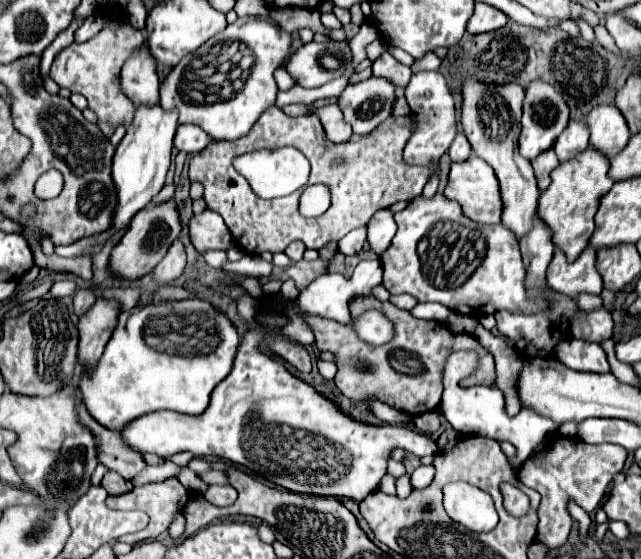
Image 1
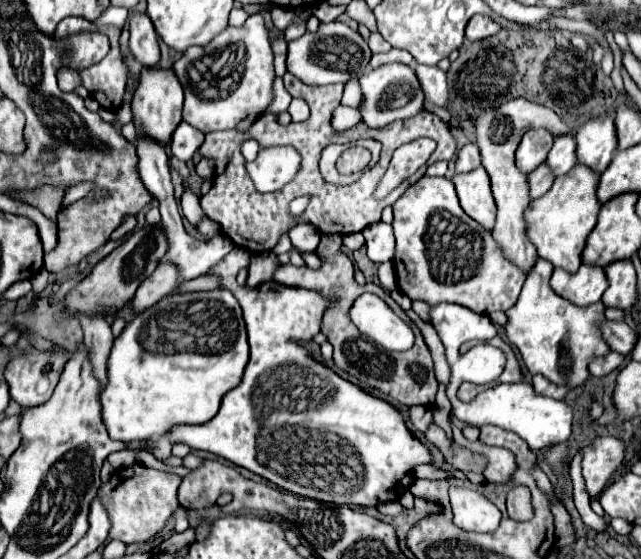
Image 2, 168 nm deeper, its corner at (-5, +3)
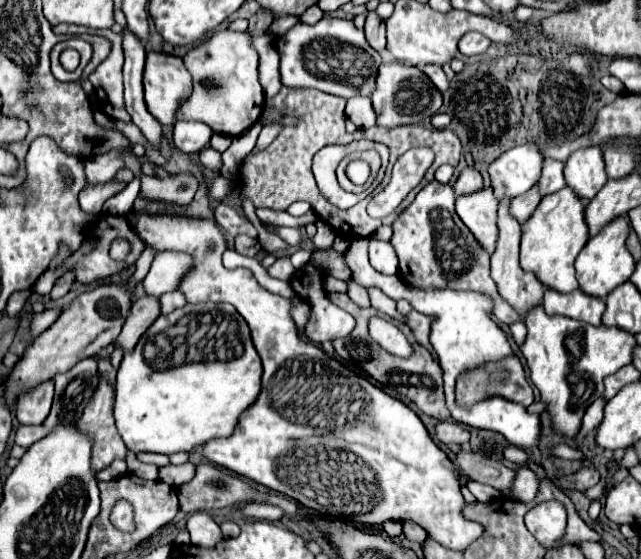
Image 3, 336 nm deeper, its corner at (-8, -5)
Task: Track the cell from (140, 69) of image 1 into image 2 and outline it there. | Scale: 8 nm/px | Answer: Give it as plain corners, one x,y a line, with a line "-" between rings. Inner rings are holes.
147,14
133,16
129,20
129,30
131,30
129,50
135,56
135,60
143,68
157,68
161,52
159,52
159,44
157,44
157,34
155,34
155,28
153,28
149,16

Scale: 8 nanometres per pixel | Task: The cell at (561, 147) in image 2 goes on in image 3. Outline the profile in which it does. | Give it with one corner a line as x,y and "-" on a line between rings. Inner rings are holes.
552,158
544,160
542,166
542,176
538,180
538,188
540,188
540,196
548,196
552,192
558,192
566,186
564,182
564,164

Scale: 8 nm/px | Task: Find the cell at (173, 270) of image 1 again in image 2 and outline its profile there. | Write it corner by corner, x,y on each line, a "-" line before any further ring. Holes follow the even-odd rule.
159,264
157,270
137,288
133,298
135,312
143,312
145,308
159,302
163,296
171,294
181,282
181,276
173,264

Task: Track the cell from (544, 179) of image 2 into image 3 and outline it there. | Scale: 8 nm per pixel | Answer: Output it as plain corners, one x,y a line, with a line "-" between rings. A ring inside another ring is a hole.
532,186
532,190
528,190
528,194
522,194
518,198
512,198
510,202
510,214
520,222
524,224
532,212
536,210
536,206
540,204
540,194
538,194
538,186

